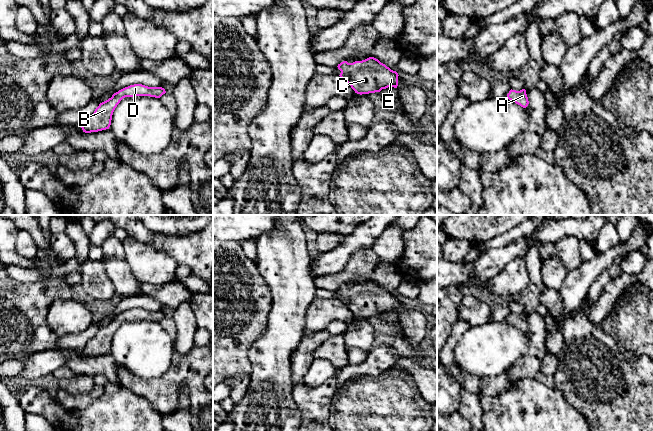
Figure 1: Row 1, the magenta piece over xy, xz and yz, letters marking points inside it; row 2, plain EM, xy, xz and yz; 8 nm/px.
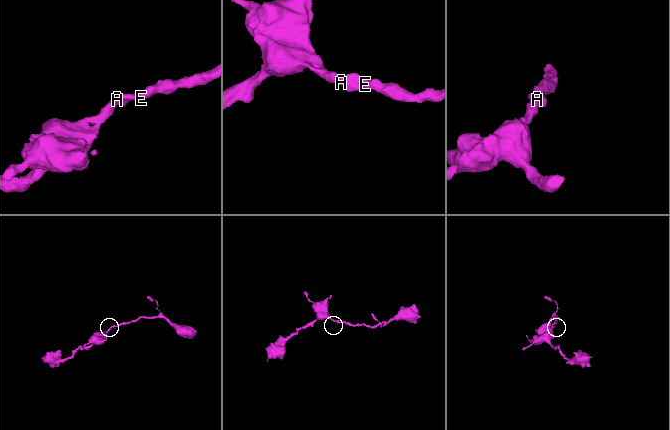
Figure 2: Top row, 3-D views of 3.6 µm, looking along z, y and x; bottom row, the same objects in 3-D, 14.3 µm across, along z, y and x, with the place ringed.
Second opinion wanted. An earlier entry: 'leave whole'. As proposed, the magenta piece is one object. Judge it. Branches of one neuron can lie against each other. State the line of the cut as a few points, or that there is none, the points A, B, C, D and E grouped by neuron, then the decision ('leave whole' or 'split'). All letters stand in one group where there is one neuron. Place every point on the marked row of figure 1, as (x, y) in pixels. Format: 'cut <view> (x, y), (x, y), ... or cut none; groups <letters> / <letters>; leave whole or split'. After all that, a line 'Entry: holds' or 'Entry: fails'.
cut none; groups A B C D E; leave whole
Entry: holds

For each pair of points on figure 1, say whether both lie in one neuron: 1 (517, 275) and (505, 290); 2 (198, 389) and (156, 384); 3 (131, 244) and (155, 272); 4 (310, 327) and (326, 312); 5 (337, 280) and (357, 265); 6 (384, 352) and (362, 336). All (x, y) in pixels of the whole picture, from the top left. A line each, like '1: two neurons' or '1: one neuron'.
1: one neuron
2: one neuron
3: one neuron
4: one neuron
5: one neuron
6: two neurons

